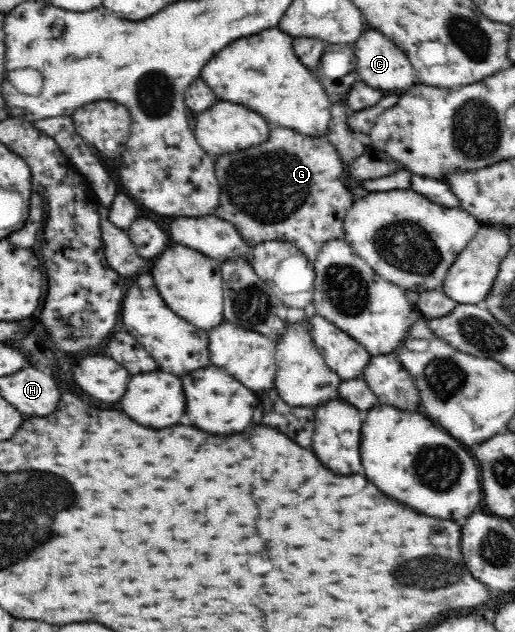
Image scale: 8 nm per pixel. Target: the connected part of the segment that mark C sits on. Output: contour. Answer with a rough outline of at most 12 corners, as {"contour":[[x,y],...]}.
{"contour":[[365,30],[351,49],[369,87],[389,91],[417,83],[397,45]]}

